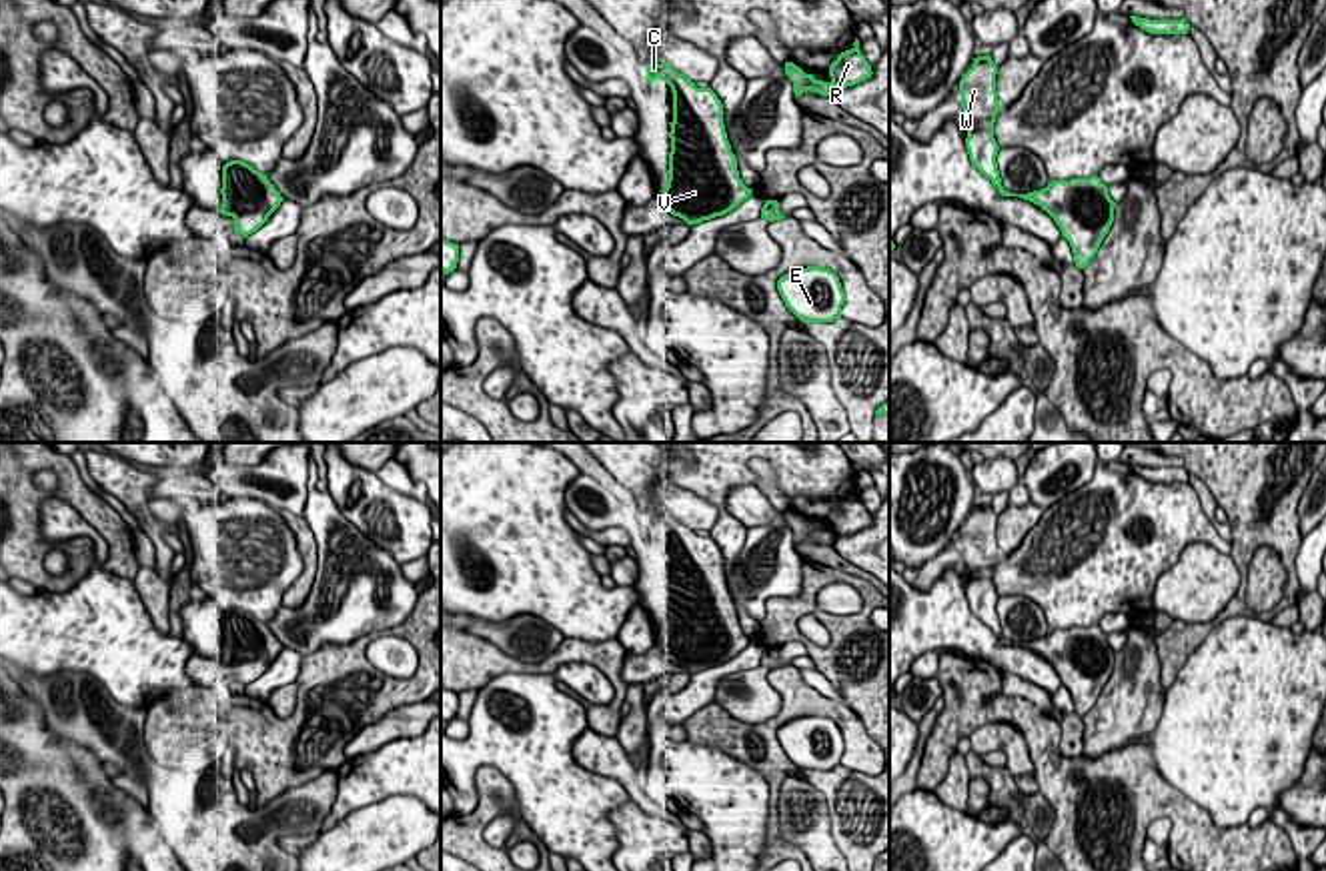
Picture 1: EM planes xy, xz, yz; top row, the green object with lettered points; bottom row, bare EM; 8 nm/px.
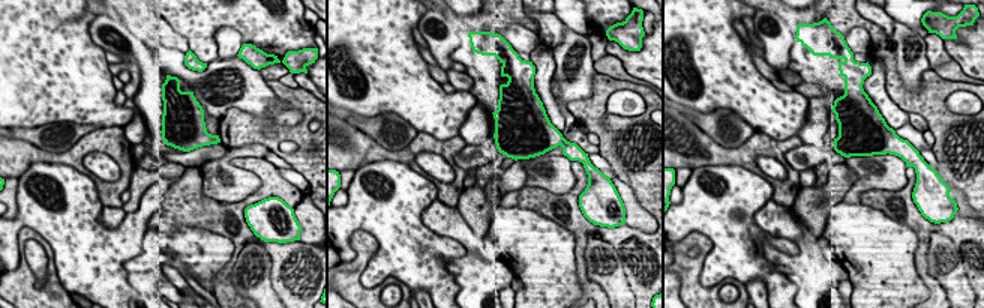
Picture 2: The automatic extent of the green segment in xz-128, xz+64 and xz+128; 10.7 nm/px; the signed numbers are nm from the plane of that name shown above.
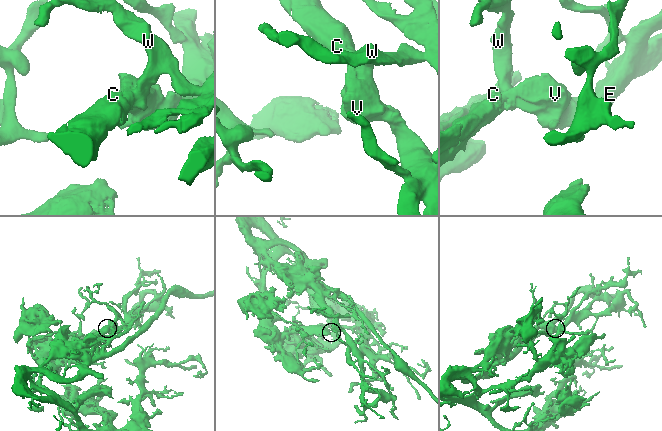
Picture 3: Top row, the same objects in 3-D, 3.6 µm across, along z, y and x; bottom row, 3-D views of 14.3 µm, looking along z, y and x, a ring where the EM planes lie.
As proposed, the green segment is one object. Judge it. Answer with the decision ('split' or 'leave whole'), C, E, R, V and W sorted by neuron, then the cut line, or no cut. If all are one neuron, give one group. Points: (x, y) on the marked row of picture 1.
leave whole | C E R V W | no cut

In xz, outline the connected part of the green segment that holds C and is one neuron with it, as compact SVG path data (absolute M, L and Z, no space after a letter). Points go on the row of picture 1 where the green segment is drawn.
M647 64L647 84L657 78L667 82L673 92L671 152L669 178L661 190L661 204L673 216L683 218L689 226L715 216L723 216L751 196L737 170L737 158L731 152L723 124L723 104L711 88L697 88L695 82L675 72L667 64Z

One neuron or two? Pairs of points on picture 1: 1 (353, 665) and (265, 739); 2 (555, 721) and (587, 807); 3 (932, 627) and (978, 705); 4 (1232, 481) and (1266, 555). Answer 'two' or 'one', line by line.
1: one
2: one
3: two
4: one

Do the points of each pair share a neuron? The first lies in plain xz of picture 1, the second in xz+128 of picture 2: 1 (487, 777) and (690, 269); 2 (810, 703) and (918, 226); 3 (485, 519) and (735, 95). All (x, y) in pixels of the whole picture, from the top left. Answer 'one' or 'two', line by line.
1: one
2: one
3: one

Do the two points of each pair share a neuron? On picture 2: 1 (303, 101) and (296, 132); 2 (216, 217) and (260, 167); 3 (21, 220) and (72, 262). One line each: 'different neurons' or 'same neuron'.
1: same neuron
2: same neuron
3: same neuron

